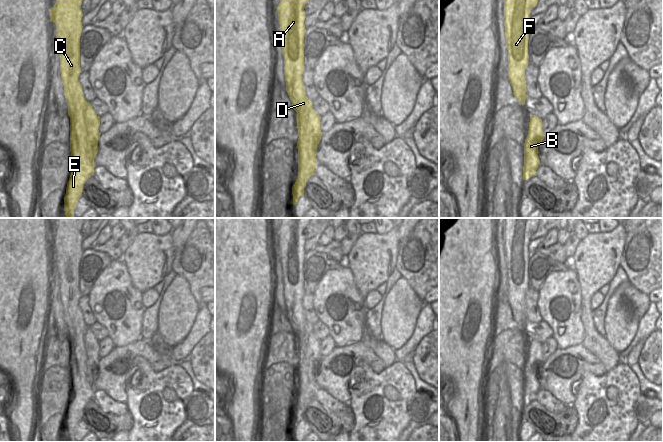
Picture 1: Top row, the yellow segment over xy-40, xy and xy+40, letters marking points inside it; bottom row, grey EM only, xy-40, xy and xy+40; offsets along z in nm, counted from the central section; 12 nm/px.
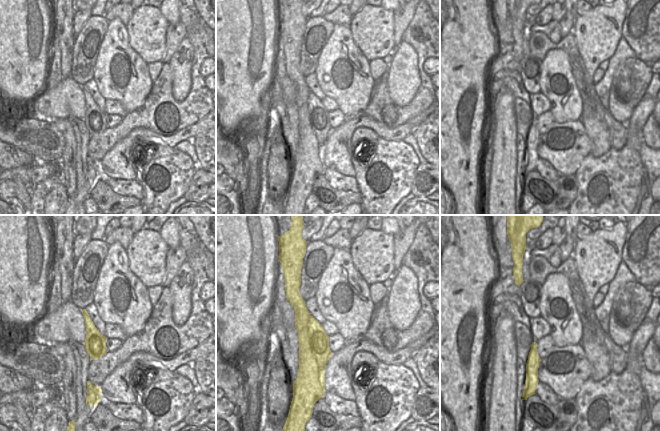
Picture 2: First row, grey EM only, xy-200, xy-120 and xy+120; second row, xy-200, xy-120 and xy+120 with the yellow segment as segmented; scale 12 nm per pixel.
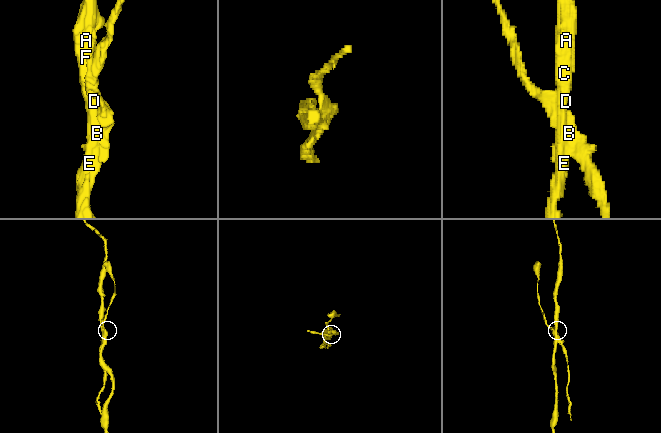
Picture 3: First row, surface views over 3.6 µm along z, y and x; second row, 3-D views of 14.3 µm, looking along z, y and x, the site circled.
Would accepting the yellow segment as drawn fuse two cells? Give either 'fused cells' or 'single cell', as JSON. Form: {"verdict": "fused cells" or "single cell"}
{"verdict": "fused cells"}

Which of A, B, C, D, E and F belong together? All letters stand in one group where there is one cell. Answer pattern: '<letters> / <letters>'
A C D E F / B

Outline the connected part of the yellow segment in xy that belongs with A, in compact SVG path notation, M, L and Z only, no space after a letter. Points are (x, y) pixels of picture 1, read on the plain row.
M281 218L280 227L277 231L278 246L280 248L280 260L282 265L282 278L284 280L284 299L286 315L292 326L292 332L297 336L298 352L298 400L292 411L293 429L296 429L299 422L304 420L304 412L310 400L314 399L317 385L311 384L308 379L308 337L312 333L312 326L308 324L305 317L305 310L302 306L304 290L304 260L305 242L304 231L310 223L310 218Z

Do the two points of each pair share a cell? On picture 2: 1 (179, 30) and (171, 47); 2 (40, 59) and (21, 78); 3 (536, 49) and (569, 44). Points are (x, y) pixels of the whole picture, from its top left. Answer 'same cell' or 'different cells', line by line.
1: same cell
2: same cell
3: same cell

